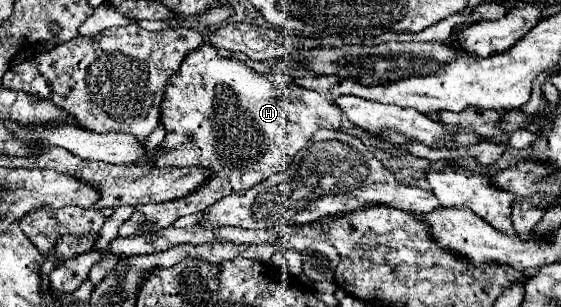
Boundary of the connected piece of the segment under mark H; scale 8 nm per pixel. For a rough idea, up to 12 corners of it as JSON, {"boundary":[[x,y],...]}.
{"boundary":[[210,44],[164,88],[158,168],[204,188],[138,206],[166,228],[288,168],[340,108]]}

